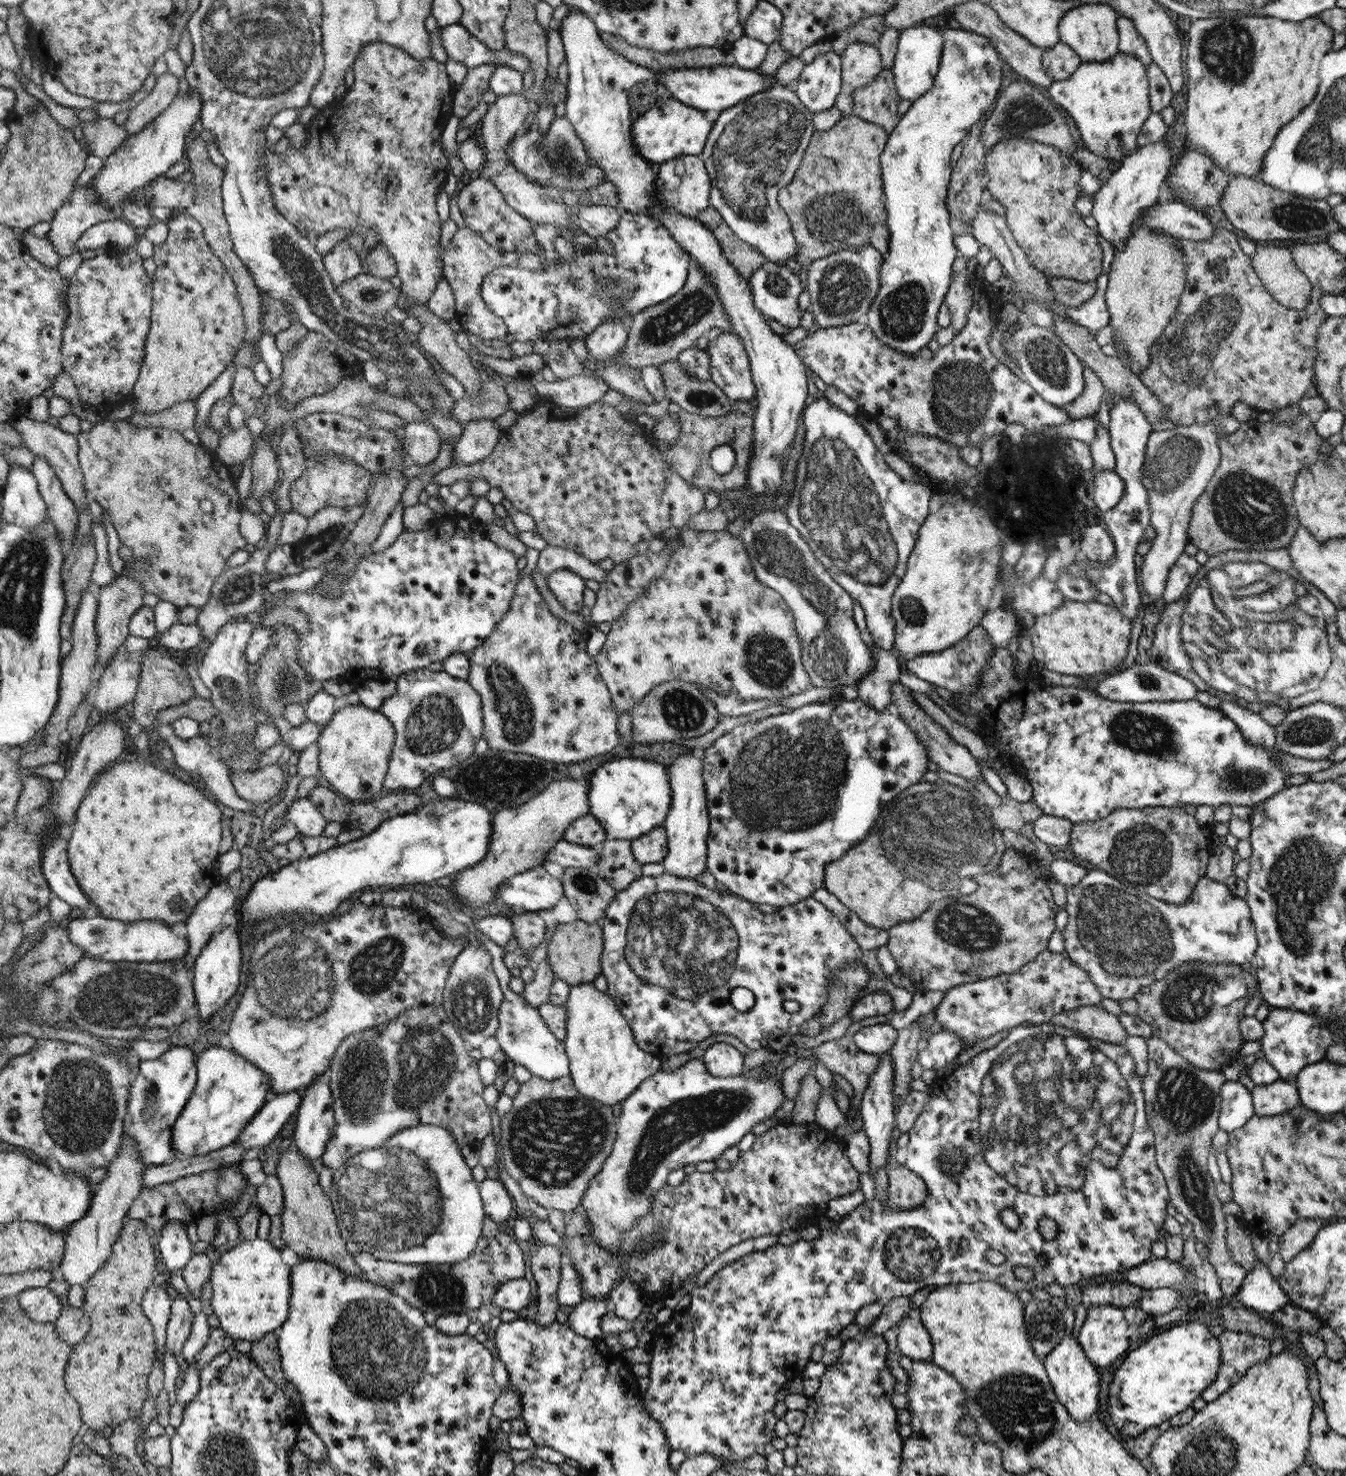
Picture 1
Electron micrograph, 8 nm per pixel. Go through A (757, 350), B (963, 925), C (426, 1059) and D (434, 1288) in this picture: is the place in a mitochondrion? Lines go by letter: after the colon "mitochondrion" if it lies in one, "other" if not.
A: other
B: mitochondrion
C: mitochondrion
D: mitochondrion

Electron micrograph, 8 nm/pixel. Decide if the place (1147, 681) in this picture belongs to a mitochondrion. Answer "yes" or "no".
yes

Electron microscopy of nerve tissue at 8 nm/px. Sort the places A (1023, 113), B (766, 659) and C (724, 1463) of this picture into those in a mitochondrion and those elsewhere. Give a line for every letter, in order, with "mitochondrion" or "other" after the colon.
A: mitochondrion
B: mitochondrion
C: other

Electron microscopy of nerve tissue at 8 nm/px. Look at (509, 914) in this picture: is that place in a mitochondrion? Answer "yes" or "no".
no

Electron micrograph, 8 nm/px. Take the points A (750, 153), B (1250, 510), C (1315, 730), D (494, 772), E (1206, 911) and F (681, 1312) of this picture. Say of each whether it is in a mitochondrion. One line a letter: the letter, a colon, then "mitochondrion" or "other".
A: mitochondrion
B: mitochondrion
C: mitochondrion
D: other
E: other
F: other

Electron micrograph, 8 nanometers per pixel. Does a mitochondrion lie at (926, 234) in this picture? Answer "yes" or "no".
no

